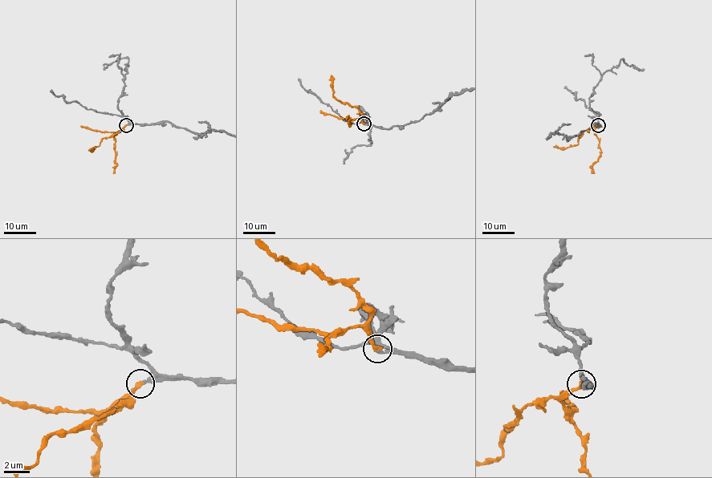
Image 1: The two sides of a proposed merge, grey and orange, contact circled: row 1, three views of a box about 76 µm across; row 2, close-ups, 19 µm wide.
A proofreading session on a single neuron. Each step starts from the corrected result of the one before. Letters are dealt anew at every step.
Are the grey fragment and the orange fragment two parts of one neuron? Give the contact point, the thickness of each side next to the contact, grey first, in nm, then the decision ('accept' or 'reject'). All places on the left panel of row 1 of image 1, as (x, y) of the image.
place (126, 125); calibres 240 and 320 nm; accept

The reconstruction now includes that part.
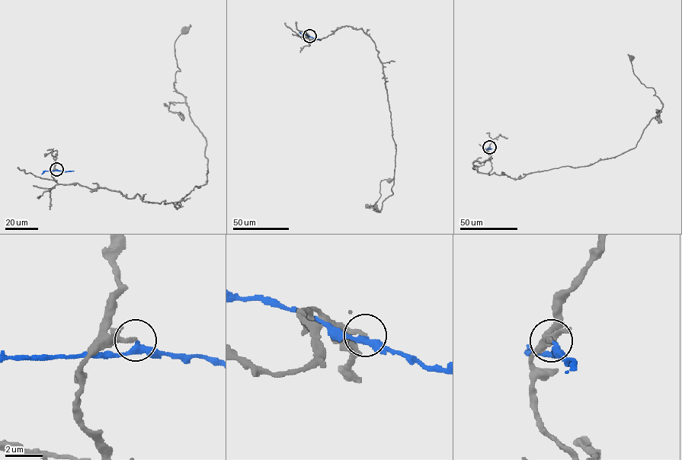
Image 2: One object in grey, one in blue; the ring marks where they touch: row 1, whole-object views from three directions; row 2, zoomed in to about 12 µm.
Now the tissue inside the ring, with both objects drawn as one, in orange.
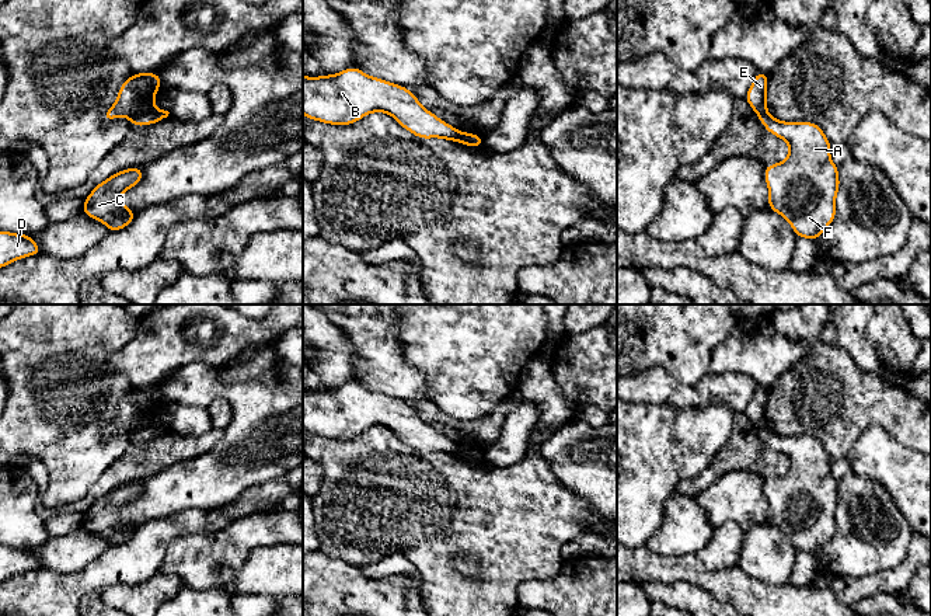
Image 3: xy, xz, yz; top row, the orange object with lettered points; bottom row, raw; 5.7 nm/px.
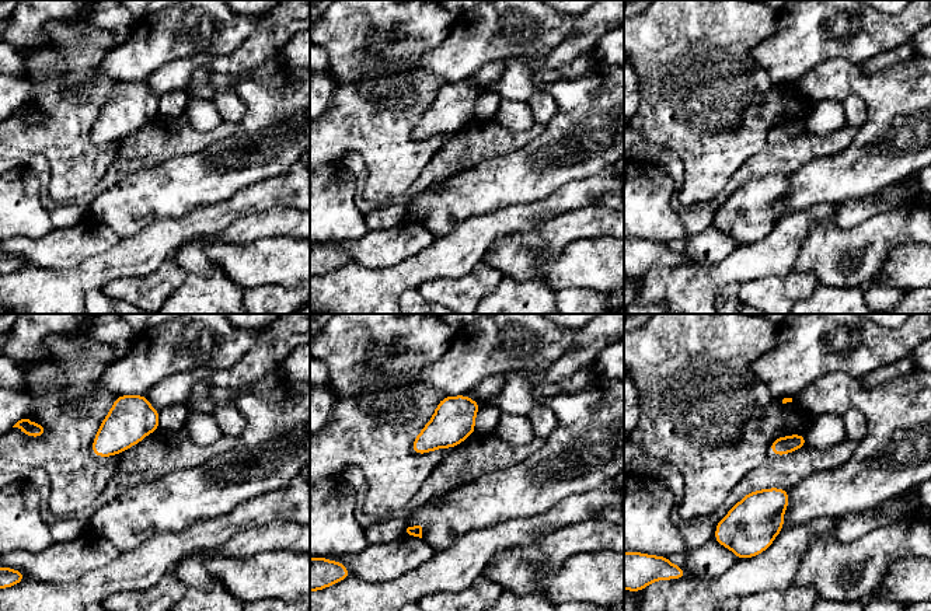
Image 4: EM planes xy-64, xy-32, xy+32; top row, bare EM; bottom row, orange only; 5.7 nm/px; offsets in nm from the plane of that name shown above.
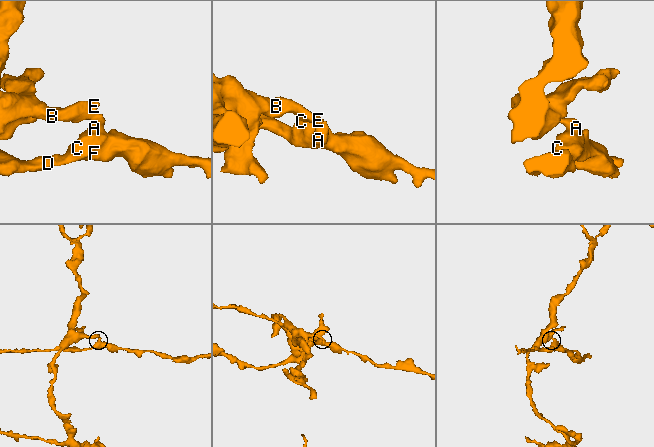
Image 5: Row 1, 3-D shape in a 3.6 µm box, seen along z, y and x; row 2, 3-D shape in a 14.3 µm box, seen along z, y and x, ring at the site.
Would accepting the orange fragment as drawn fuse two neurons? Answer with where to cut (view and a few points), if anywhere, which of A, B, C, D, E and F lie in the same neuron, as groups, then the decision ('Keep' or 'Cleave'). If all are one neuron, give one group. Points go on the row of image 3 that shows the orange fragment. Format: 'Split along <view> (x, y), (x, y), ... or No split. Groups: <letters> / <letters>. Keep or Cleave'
Split along xy (153, 107), (140, 114), (133, 124). Groups: A C D F / B E. Cleave

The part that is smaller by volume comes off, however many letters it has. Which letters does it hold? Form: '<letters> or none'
A, C, D, F

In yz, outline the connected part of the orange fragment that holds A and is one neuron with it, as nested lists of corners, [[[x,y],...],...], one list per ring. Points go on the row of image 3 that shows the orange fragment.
[[[767,111],[760,116],[766,129],[789,145],[789,154],[782,163],[764,168],[768,185],[768,208],[780,213],[796,237],[816,240],[836,217],[836,195],[840,188],[838,167],[830,159],[830,142],[813,122],[782,122]]]

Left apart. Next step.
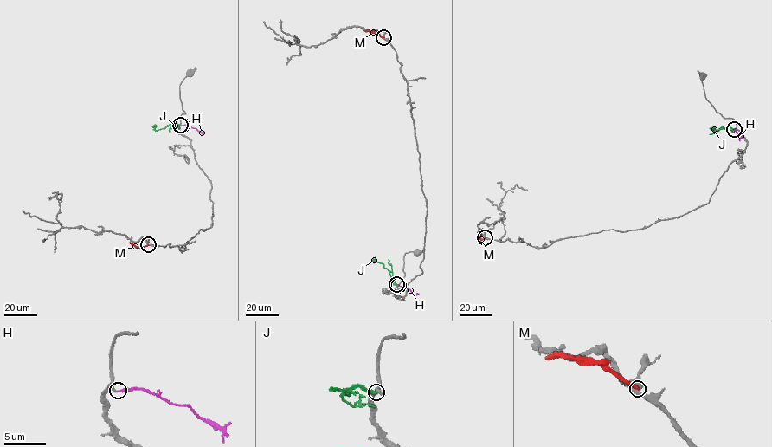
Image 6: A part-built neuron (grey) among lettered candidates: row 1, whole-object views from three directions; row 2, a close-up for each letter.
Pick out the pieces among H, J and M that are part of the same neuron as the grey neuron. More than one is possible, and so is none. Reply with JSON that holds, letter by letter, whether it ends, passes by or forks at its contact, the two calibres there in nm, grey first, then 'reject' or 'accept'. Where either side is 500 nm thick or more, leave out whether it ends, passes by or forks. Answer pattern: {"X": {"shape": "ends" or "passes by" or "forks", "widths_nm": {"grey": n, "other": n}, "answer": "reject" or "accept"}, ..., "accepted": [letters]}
{"H": {"shape": "ends", "widths_nm": {"grey": 200, "other": 260}, "answer": "accept"}, "J": {"shape": "ends", "widths_nm": {"grey": 360, "other": 360}, "answer": "reject"}, "M": {"shape": "ends", "widths_nm": {"grey": 280, "other": 280}, "answer": "reject"}, "accepted": ["H"]}

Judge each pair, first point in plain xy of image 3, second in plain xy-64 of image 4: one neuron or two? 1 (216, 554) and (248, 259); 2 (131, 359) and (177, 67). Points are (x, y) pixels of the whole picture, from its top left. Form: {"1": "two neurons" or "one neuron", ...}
{"1": "two neurons", "2": "two neurons"}

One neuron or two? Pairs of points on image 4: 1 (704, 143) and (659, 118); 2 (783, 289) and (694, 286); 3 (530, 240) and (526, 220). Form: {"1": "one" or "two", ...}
{"1": "one", "2": "two", "3": "two"}

